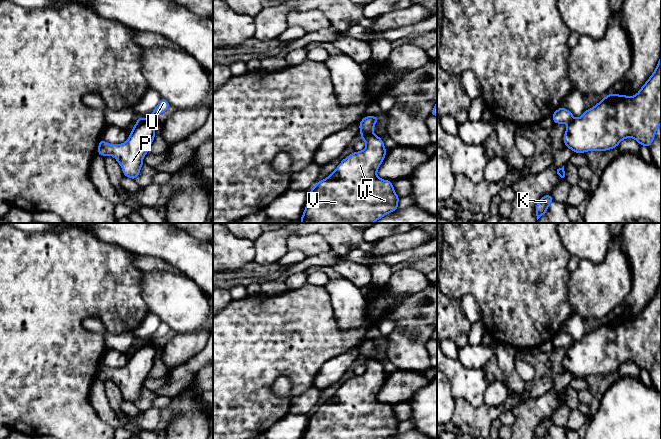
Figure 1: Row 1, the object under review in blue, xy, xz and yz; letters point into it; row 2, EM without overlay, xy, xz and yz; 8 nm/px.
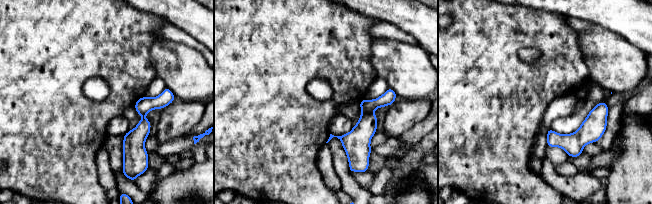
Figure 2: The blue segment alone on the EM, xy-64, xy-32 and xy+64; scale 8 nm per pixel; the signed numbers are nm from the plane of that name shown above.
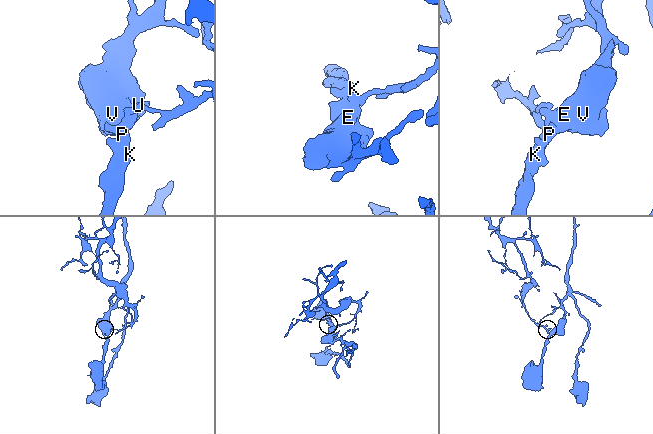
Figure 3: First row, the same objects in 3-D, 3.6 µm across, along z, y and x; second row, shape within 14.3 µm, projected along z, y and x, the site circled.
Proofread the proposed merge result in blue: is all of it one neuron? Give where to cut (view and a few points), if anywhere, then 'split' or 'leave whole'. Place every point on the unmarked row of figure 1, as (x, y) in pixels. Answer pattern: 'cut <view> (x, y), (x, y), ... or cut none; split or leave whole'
cut xy (152, 341), (137, 345); split

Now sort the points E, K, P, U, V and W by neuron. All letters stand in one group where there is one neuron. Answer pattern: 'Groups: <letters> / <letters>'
Groups: E K P V W / U

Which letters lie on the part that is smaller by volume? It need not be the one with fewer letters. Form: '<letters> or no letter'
U

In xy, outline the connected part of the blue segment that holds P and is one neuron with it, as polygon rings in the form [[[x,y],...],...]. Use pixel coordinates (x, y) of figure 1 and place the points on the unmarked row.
[[[153,342],[137,345],[123,368],[109,368],[101,362],[97,377],[103,381],[114,381],[120,388],[123,399],[135,404],[144,388],[143,382],[153,367],[155,354]]]

